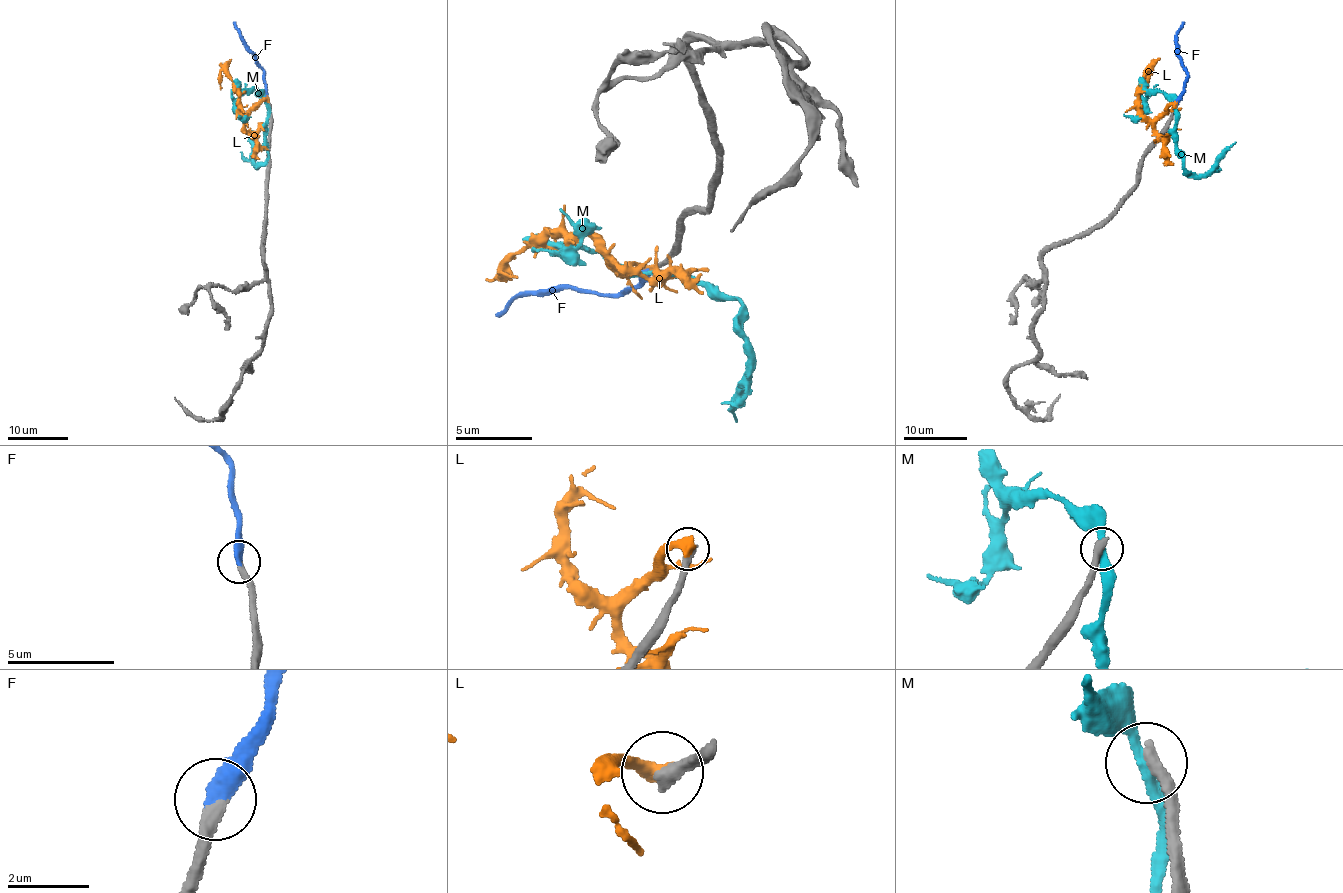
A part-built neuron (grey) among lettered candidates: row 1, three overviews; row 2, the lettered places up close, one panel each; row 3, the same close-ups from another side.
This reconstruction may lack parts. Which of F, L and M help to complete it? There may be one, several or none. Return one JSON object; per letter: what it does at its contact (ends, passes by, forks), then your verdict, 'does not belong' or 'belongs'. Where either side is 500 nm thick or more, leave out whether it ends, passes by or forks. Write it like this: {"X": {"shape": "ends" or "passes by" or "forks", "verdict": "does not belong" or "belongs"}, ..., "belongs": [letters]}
{"F": {"shape": "ends", "verdict": "belongs"}, "L": {"shape": "ends", "verdict": "does not belong"}, "M": {"shape": "passes by", "verdict": "does not belong"}, "belongs": ["F"]}

